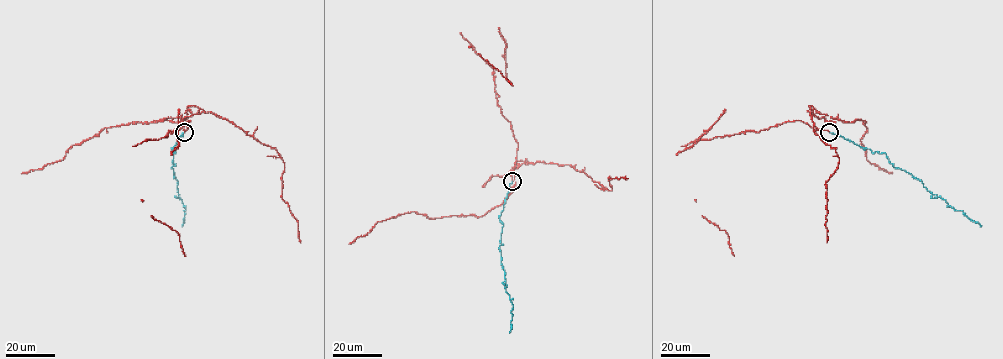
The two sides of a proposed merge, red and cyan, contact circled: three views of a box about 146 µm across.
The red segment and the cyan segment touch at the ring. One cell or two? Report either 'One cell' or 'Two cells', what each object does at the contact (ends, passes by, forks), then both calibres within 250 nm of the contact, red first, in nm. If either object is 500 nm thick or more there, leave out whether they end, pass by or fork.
One cell. At the ring red ends. At the ring cyan ends. Thickness 190 nm (red) against 200 nm

